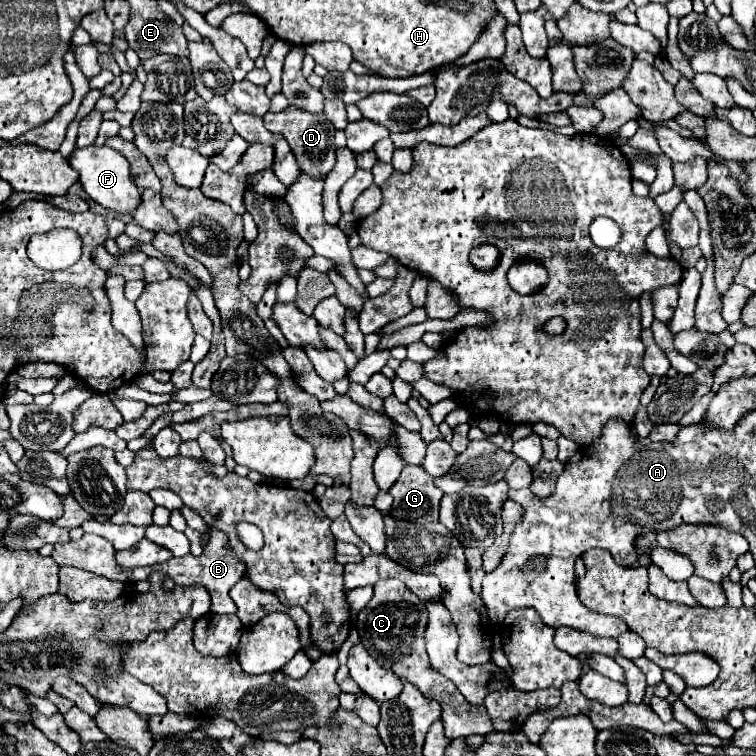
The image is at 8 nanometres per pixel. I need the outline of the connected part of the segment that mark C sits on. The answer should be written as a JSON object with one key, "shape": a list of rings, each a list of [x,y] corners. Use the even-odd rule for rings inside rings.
{"shape":[[[380,580],[374,584],[372,600],[358,612],[356,616],[356,630],[360,634],[360,642],[374,656],[384,668],[390,668],[396,676],[416,684],[426,696],[438,700],[442,704],[442,720],[448,738],[470,736],[470,734],[488,734],[492,732],[492,722],[484,706],[472,706],[456,688],[454,684],[444,678],[440,672],[430,668],[428,654],[424,650],[424,630],[428,622],[428,614],[424,604],[418,604],[418,596],[412,594],[404,582],[400,580]],[[406,602],[406,604],[396,604]]]}

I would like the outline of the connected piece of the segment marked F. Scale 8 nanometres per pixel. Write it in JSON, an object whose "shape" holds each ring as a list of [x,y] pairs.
{"shape":[[[98,146],[76,148],[70,156],[70,166],[80,174],[80,182],[82,182],[84,192],[94,202],[98,202],[100,206],[104,206],[108,210],[114,210],[114,212],[128,214],[140,204],[140,192],[138,192],[138,188],[134,186],[134,182],[130,178],[128,160],[120,152],[116,152],[108,146],[102,146],[102,148],[98,148]]]}

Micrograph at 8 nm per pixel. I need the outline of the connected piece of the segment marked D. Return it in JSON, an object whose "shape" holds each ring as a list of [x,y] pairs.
{"shape":[[[290,106],[282,112],[268,112],[264,116],[264,126],[272,132],[278,132],[282,134],[290,148],[294,150],[296,154],[296,160],[300,164],[300,170],[308,172],[310,176],[320,176],[320,174],[328,174],[332,170],[332,166],[336,164],[336,156],[334,156],[334,150],[336,150],[336,144],[334,144],[334,128],[332,124],[328,122],[328,118],[324,114],[312,114],[308,110],[302,110],[302,108],[296,108],[296,106]]]}

